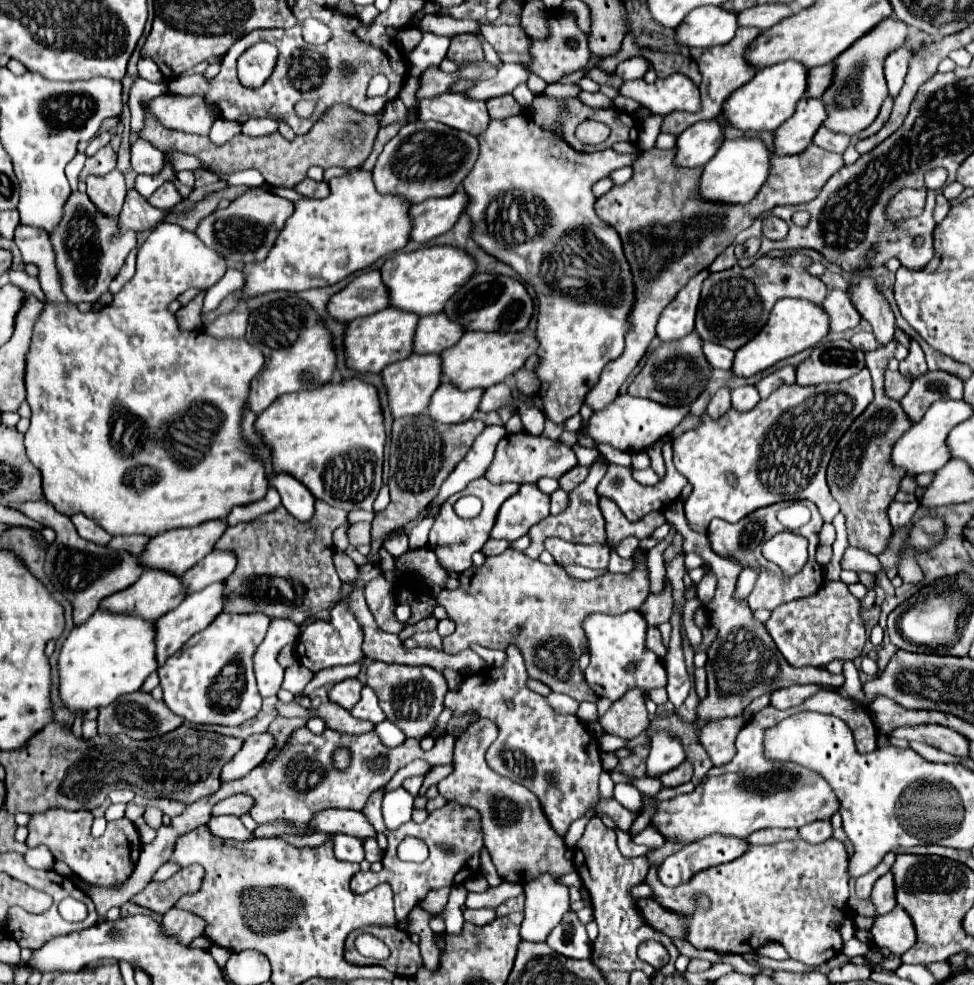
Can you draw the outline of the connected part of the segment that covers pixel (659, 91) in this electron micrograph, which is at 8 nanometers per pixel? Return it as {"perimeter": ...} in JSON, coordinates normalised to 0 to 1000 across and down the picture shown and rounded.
{"perimeter":[[[692,74],[681,80],[675,79],[668,85],[661,80],[641,82],[634,94],[678,117],[686,117],[690,113],[715,115],[719,111],[719,94],[715,84],[699,74]]]}

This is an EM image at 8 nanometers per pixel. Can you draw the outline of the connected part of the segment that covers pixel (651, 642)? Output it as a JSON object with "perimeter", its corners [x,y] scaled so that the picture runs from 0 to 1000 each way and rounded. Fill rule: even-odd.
{"perimeter":[[[665,637],[665,643],[663,643],[663,659],[671,661],[677,668],[681,668],[684,665],[685,659],[680,647],[678,647],[676,637]]]}

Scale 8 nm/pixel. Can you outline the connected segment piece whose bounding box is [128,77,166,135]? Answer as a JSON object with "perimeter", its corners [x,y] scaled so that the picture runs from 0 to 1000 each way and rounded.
{"perimeter":[[[142,78],[136,88],[133,88],[133,98],[131,98],[131,109],[136,113],[136,123],[133,123],[133,135],[142,135],[146,131],[148,123],[148,105],[152,105],[156,98],[162,98],[170,94],[170,82],[168,86],[164,84],[154,84],[146,78]]]}

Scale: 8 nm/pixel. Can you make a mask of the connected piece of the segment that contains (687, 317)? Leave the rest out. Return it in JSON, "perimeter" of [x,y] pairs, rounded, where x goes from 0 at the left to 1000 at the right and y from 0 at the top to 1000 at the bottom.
{"perimeter":[[[721,275],[713,279],[706,289],[692,302],[692,306],[680,316],[676,332],[674,332],[674,342],[680,348],[696,346],[698,342],[704,342],[706,338],[713,336],[713,320],[715,320],[715,310],[719,304],[719,291],[721,285],[729,279],[729,275]]]}

